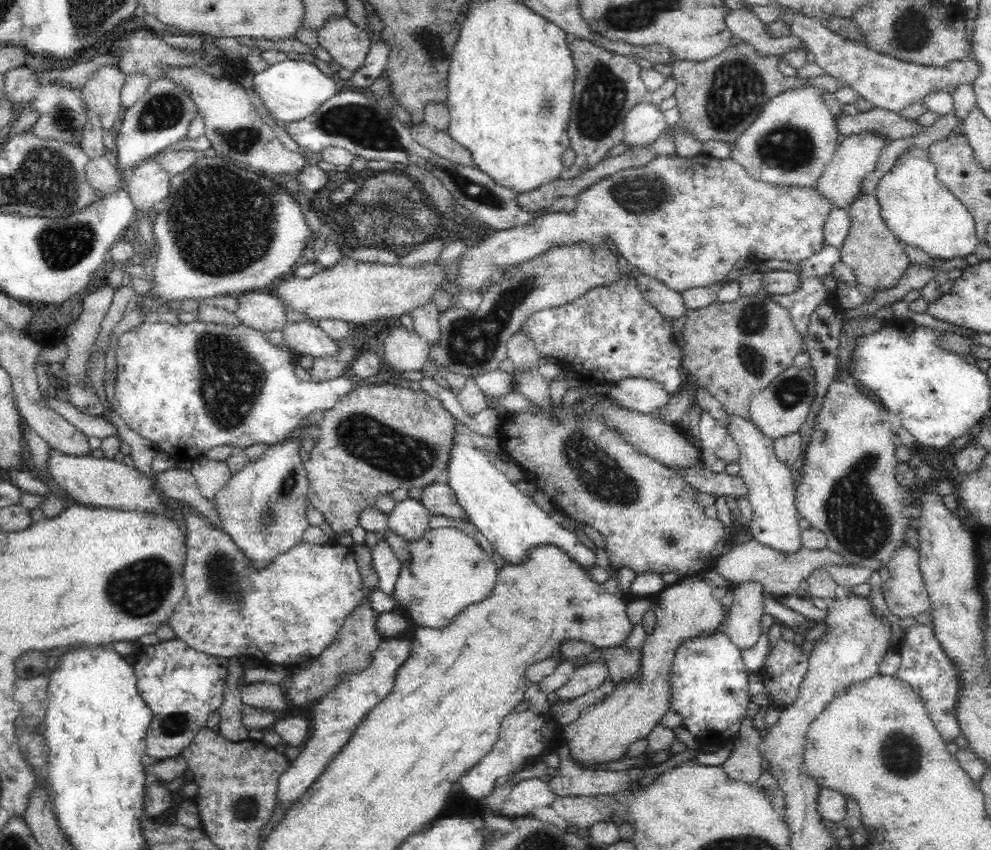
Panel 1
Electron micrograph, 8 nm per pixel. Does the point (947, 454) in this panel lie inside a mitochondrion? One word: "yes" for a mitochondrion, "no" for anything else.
no

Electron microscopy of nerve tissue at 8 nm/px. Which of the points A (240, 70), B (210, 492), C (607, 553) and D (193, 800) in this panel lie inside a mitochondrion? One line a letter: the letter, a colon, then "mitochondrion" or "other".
A: other
B: other
C: other
D: other

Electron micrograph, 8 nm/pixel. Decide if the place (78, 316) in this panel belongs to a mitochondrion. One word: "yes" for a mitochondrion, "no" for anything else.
no

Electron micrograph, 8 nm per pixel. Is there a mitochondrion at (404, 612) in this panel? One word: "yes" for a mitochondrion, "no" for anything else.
no

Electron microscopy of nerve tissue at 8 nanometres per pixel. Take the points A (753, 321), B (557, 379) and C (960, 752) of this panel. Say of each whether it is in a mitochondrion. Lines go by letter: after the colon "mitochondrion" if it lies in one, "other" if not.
A: mitochondrion
B: other
C: other

